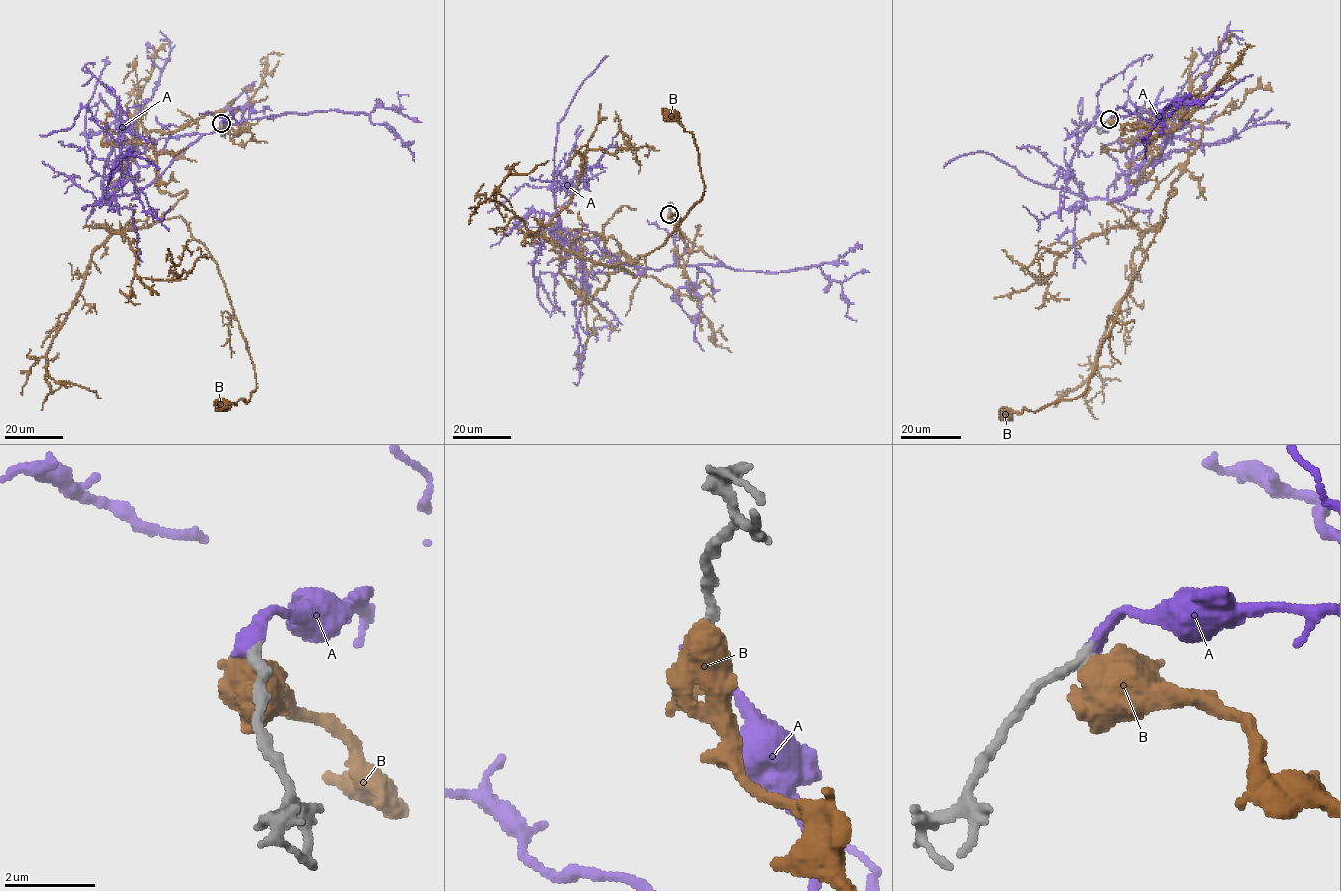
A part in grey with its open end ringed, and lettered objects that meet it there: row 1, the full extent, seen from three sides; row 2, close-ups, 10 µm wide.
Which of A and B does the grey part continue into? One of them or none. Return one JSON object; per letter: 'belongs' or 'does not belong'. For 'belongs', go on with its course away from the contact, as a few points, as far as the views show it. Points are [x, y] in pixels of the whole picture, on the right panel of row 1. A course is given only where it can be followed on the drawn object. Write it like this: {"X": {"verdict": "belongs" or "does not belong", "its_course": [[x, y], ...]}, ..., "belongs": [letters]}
{"A": {"verdict": "belongs", "its_course": [[1109, 119], [1152, 112], [1168, 128], [1160, 160], [1124, 197], [1140, 130], [1191, 104], [1231, 35], [1242, 44]]}, "B": {"verdict": "does not belong"}, "belongs": ["A"]}

